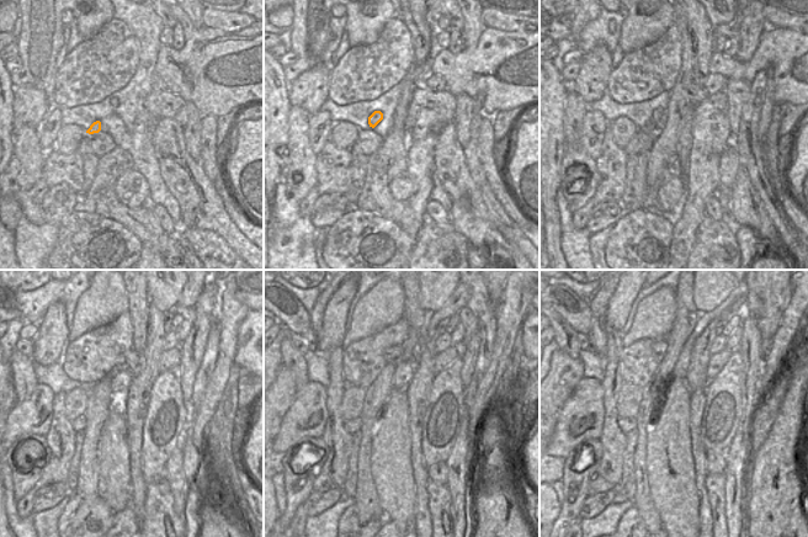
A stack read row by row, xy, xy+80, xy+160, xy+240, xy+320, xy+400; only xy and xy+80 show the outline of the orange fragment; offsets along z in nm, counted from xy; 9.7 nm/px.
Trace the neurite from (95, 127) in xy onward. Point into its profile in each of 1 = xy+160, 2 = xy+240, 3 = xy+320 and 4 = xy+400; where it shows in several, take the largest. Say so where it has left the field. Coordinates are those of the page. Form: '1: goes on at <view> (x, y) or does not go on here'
1: goes on at xy+160 (657, 115)
2: goes on at xy+240 (120, 383)
3: goes on at xy+320 (404, 370)
4: goes on at xy+400 (680, 370)

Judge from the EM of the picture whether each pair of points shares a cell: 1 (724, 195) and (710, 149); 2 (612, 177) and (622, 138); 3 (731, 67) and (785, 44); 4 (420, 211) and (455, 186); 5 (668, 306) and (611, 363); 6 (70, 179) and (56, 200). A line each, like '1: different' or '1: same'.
1: different
2: different
3: same
4: different
5: different
6: different

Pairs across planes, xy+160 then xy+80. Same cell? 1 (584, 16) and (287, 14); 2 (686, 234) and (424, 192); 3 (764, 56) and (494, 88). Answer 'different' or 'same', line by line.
1: different
2: same
3: same

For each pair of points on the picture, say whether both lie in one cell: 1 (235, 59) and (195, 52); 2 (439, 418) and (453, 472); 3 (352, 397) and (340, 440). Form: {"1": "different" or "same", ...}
{"1": "same", "2": "different", "3": "different"}

